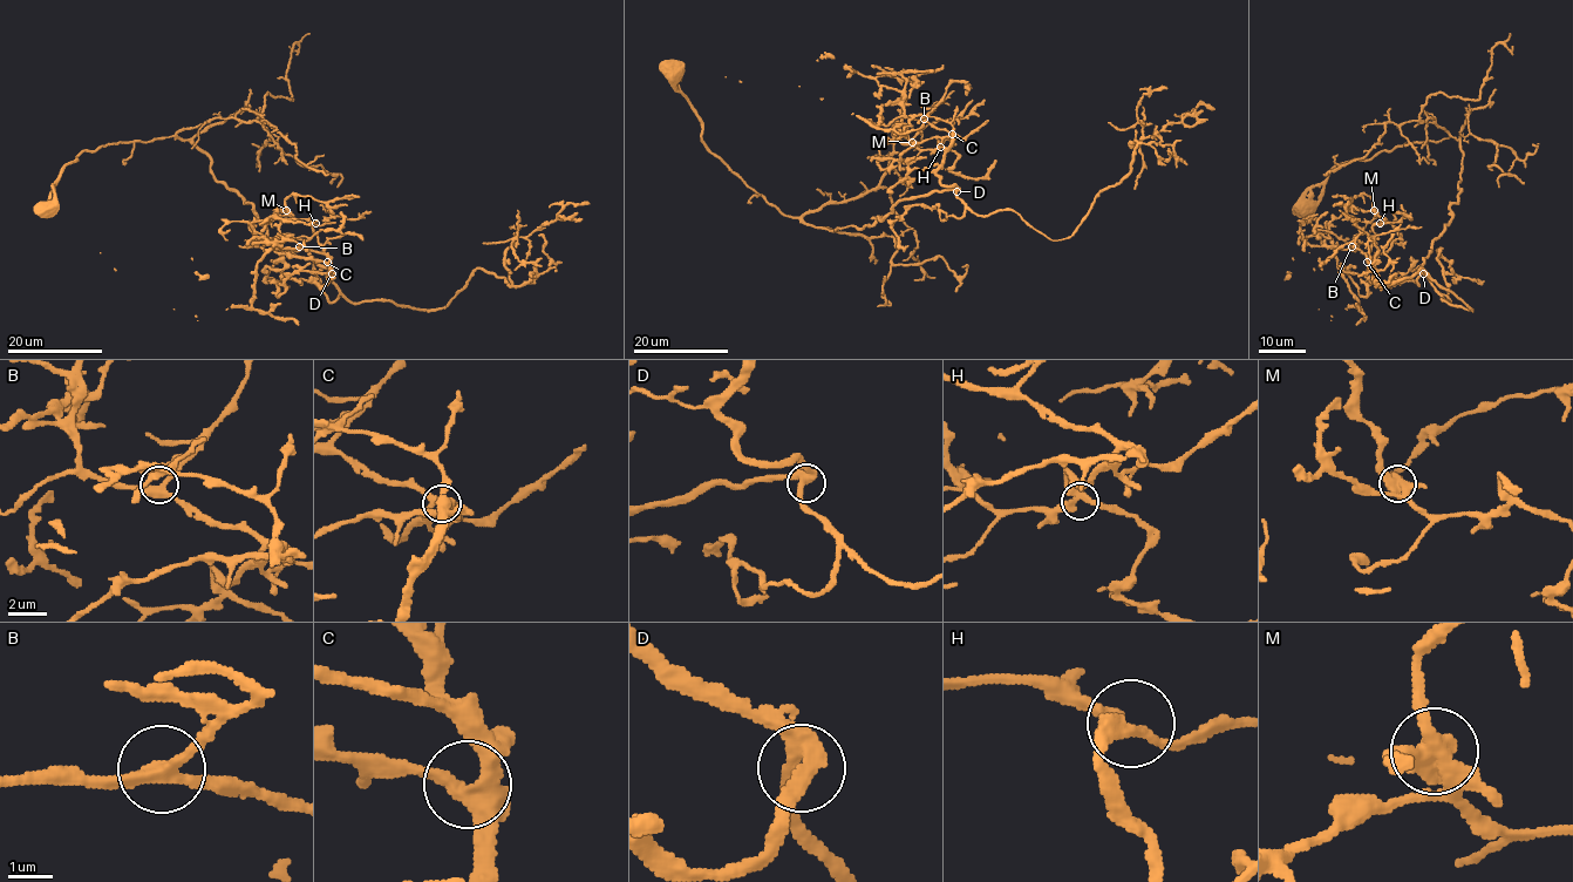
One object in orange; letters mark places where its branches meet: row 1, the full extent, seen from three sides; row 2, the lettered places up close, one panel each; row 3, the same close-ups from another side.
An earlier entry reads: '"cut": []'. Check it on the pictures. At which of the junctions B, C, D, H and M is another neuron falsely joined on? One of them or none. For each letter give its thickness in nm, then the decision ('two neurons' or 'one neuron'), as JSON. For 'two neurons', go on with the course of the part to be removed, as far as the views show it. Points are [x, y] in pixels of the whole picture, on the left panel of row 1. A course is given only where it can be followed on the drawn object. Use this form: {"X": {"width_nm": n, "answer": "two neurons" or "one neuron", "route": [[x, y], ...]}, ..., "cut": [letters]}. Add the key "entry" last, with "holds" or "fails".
{"B": {"width_nm": 300, "answer": "one neuron"}, "C": {"width_nm": 380, "answer": "one neuron"}, "D": {"width_nm": 360, "answer": "one neuron"}, "H": {"width_nm": 320, "answer": "one neuron"}, "M": {"width_nm": 400, "answer": "two neurons", "route": [[287, 210], [277, 211], [279, 236], [257, 263], [249, 307], [196, 317], [174, 310], [116, 270], [100, 252]]}, "cut": ["M"], "entry": "fails"}

